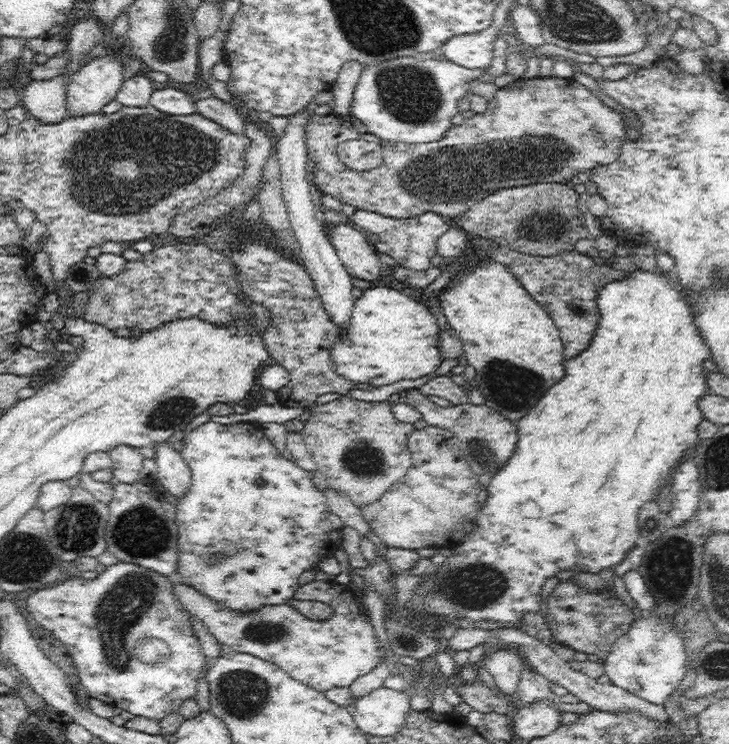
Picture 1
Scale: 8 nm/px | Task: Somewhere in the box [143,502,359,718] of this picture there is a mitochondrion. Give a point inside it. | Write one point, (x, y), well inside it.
(259, 632)

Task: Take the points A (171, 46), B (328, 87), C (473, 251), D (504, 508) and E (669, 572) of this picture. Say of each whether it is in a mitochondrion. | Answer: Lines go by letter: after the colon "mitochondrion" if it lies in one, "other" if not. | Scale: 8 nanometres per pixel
A: mitochondrion
B: other
C: other
D: other
E: mitochondrion

